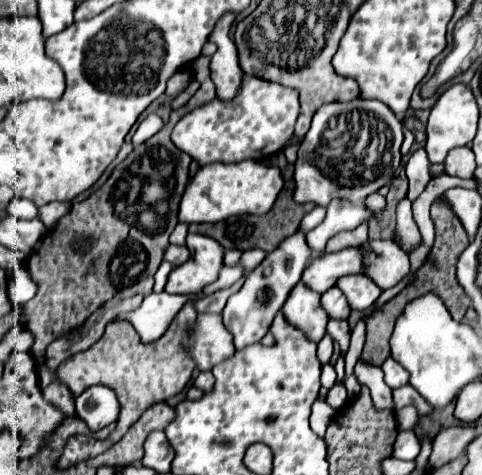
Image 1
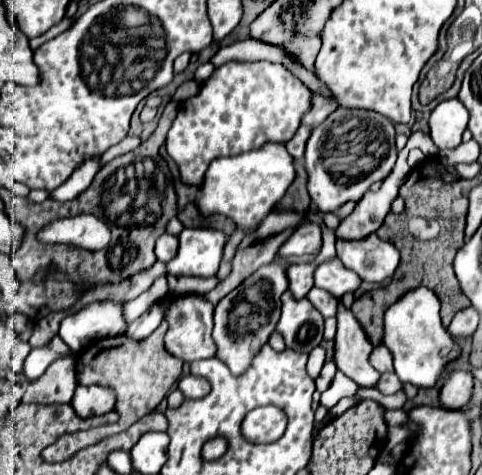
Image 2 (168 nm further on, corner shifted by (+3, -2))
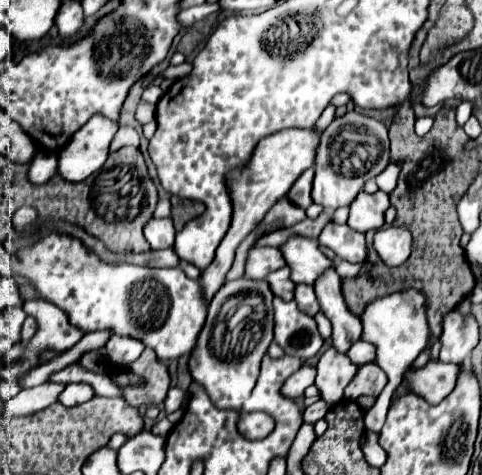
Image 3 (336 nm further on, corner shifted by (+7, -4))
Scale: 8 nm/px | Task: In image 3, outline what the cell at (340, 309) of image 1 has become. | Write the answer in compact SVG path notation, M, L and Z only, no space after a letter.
M299 284L299 286L297 286L297 290L295 290L295 300L297 300L299 308L301 308L305 314L309 314L309 316L315 316L315 314L321 310L319 304L317 304L317 296L315 296L313 288L307 286L307 284Z

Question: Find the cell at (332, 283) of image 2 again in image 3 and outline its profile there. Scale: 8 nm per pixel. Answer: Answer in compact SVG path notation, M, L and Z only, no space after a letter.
M291 238L281 246L287 266L291 268L291 278L295 284L315 284L325 270L335 268L335 262L329 260L315 240L309 238Z

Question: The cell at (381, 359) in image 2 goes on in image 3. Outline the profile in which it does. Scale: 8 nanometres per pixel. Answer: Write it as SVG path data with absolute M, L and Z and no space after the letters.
M357 340L351 350L347 352L347 356L351 358L353 364L369 364L369 362L375 362L375 356L377 356L377 350L373 348L373 344L365 342L365 340Z

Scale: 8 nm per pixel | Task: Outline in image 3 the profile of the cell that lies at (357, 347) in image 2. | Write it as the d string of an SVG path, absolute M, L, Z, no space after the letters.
M327 270L313 288L317 292L321 312L333 324L333 348L337 348L341 354L347 354L353 342L361 338L361 320L349 312L341 296L341 278L335 270Z

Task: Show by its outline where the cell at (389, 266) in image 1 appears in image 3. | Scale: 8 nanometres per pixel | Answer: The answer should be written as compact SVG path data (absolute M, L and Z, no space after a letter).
M329 222L321 236L319 244L331 248L337 258L347 260L351 264L365 264L367 262L367 244L365 244L365 234L351 230L347 224L337 226Z

